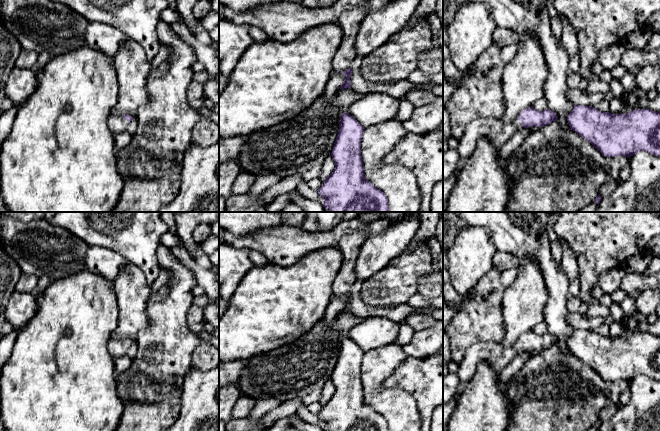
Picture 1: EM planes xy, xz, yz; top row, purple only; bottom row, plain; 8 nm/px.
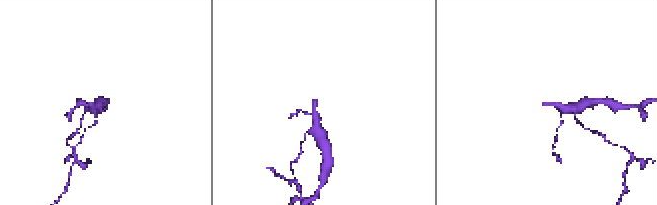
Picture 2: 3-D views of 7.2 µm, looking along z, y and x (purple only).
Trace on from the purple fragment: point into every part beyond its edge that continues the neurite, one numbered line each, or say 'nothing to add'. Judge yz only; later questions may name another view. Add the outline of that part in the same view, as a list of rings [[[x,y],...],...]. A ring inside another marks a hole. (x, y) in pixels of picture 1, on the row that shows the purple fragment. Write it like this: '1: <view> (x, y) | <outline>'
1: yz (496, 130) | [[[481,118],[466,125],[464,134],[458,143],[458,153],[462,159],[468,159],[481,138],[488,138],[495,146],[505,144],[522,128],[517,118],[511,123],[505,123],[501,118]]]

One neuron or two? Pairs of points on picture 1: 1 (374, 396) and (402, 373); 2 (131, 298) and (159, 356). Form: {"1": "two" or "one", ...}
{"1": "two", "2": "two"}

